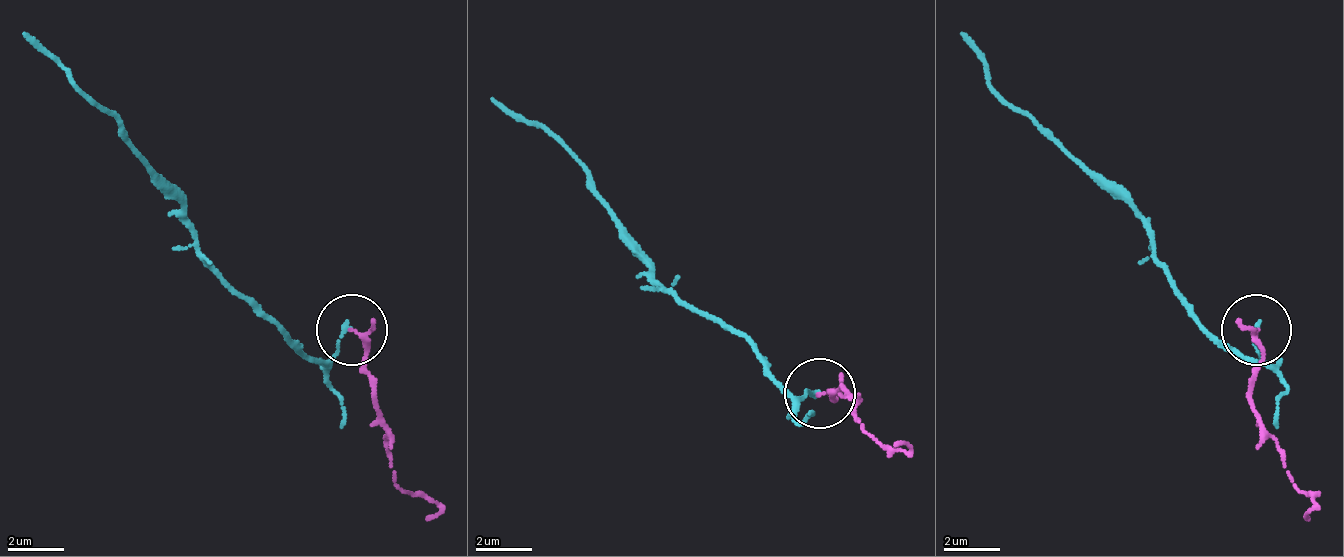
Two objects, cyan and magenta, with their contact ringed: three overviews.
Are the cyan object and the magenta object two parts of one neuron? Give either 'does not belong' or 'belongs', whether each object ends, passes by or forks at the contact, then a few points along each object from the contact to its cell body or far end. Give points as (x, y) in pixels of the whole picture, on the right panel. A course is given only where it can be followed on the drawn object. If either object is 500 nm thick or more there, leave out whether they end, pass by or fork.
does not belong; cyan ends; magenta passes by; course cyan (1254, 331), (1261, 352), (1247, 359), (1198, 317), (1148, 247), (1141, 218), (1042, 134), (958, 35); course magenta (1254, 331), (1261, 352), (1254, 423), (1311, 508), (1311, 522)

